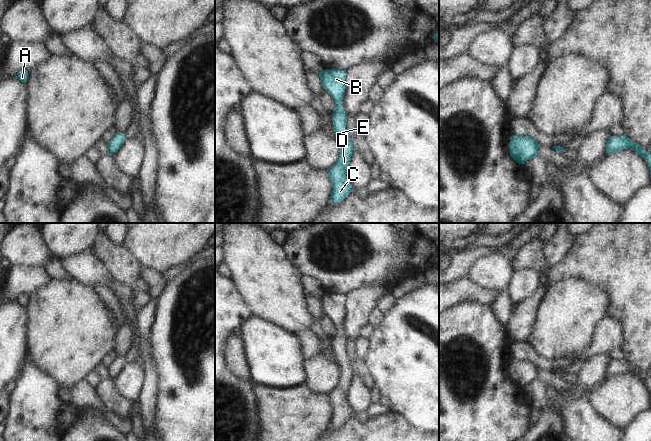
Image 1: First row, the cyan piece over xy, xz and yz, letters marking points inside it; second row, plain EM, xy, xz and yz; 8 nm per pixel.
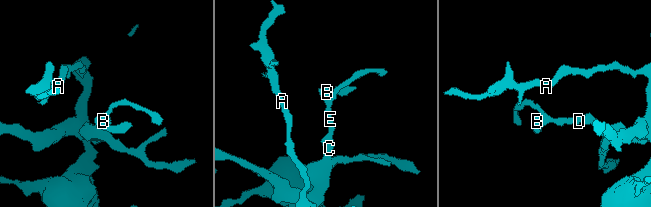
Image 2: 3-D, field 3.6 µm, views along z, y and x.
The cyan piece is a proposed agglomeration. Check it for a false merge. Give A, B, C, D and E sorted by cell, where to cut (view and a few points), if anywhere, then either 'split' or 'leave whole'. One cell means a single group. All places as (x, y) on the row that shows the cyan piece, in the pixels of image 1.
groups A B C D E; cut none; leave whole

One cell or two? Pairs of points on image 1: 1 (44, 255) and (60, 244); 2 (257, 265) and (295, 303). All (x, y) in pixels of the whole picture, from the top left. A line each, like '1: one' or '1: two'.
1: two
2: one

